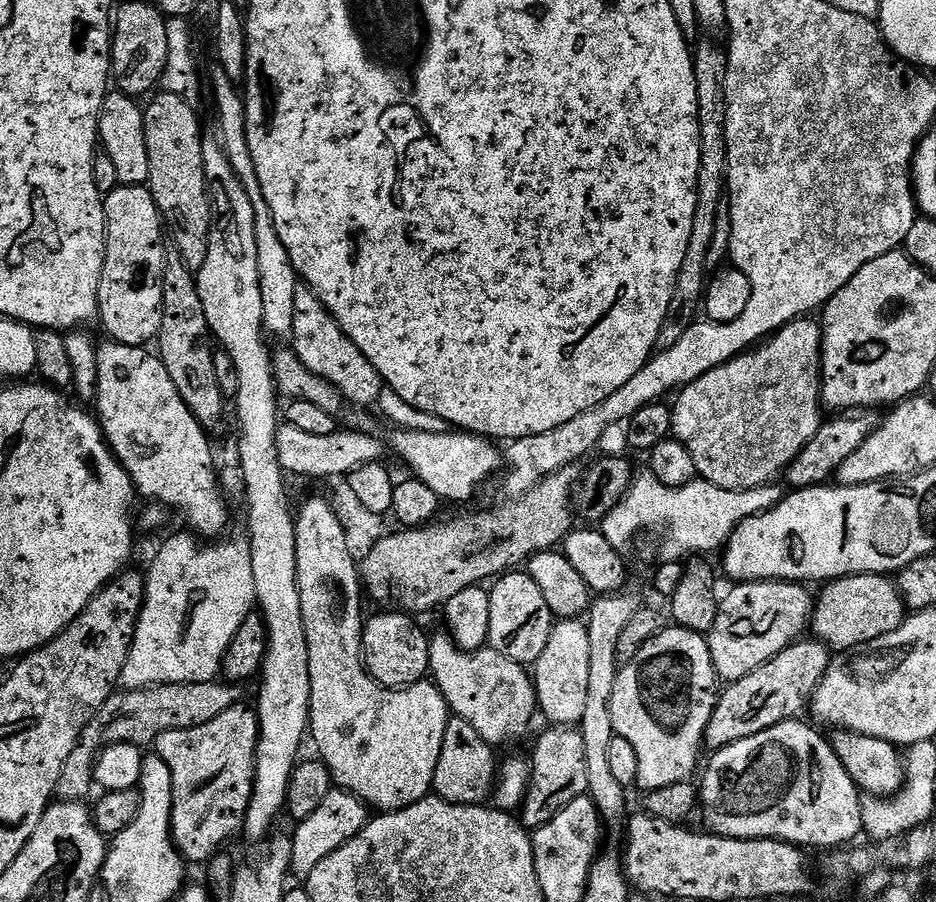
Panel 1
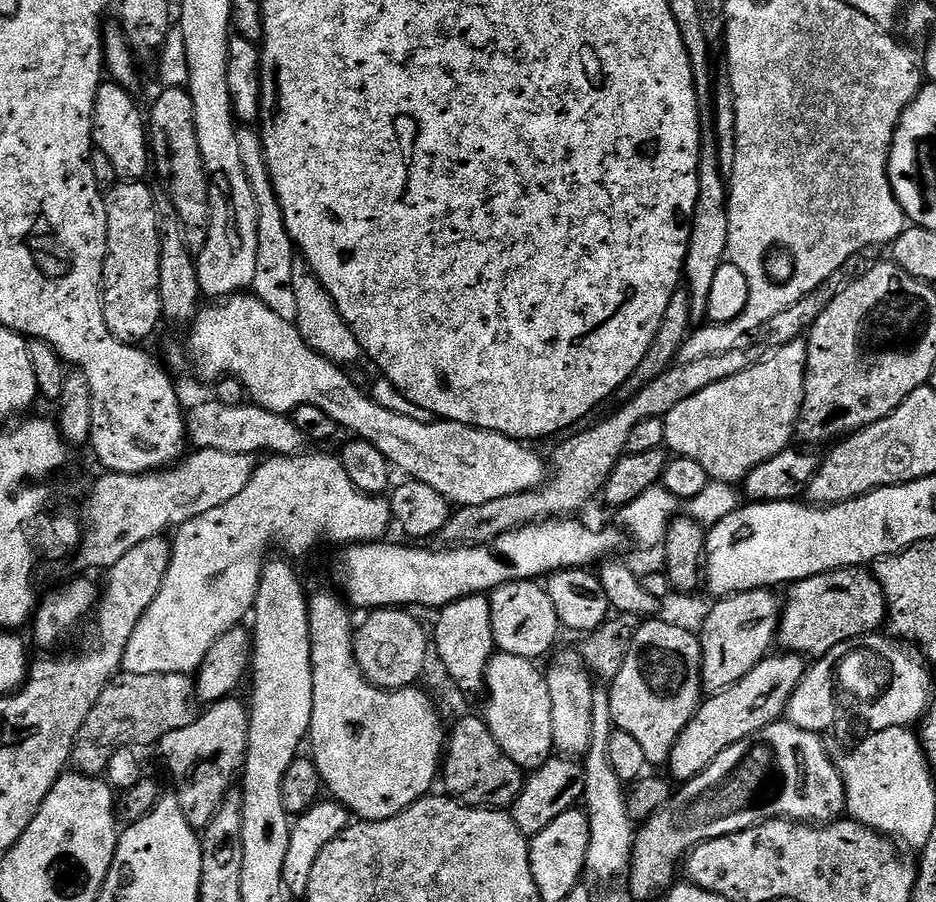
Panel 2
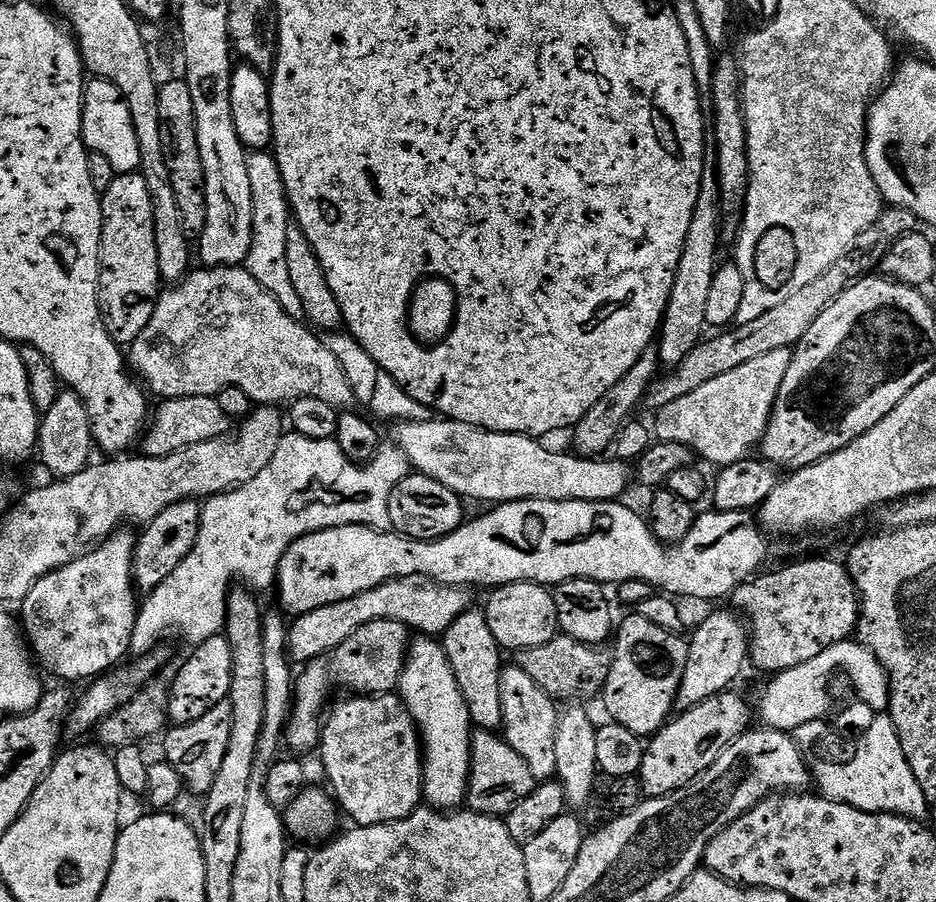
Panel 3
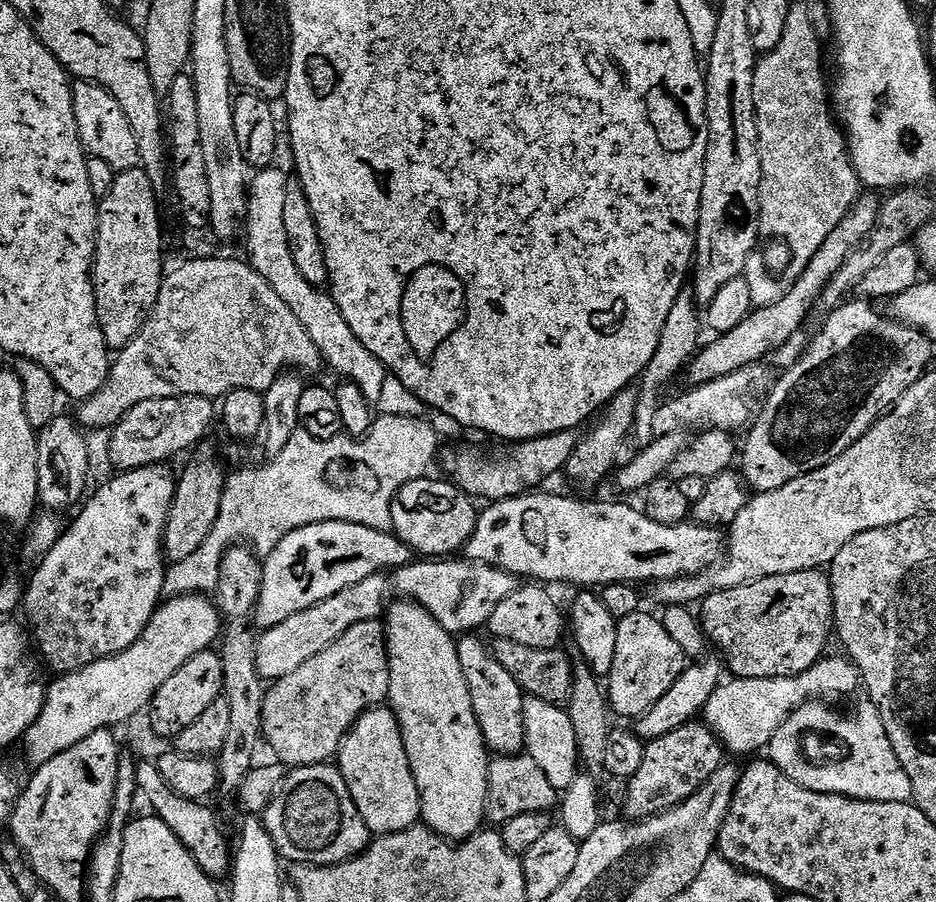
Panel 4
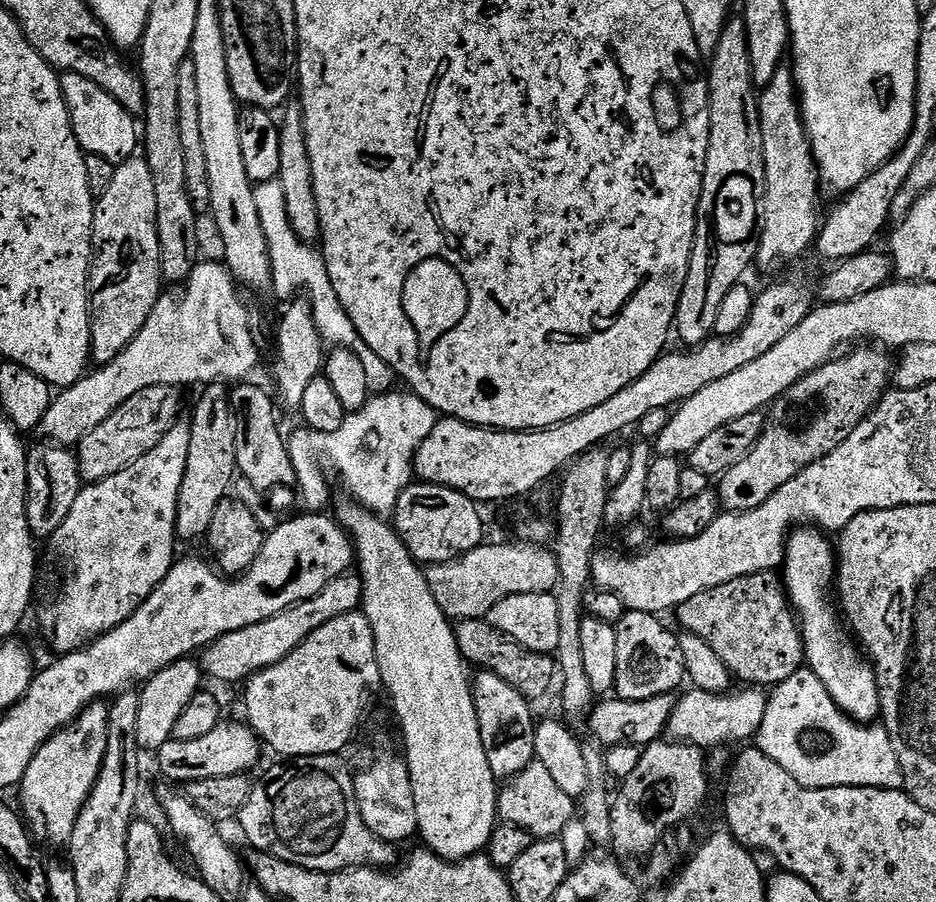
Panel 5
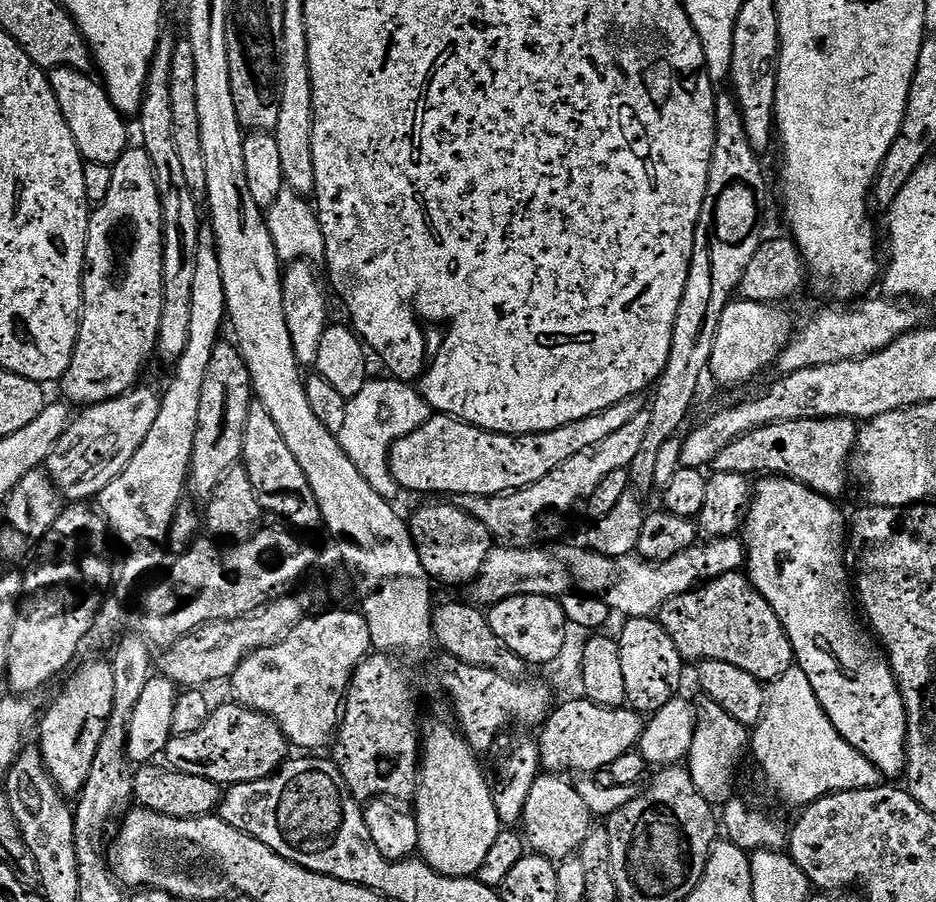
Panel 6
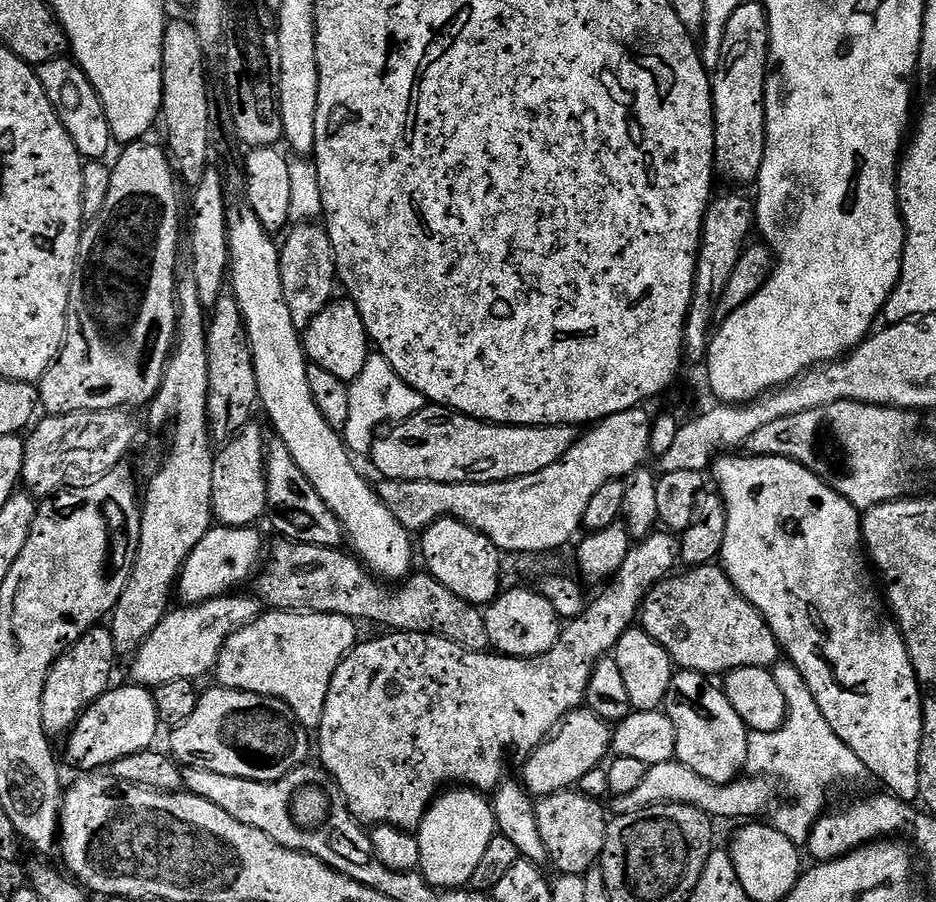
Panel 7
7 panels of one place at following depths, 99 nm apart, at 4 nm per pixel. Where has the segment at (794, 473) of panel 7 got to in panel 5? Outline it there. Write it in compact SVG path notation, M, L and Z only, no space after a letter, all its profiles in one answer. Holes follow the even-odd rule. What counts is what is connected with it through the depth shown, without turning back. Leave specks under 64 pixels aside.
M810 526L799 527L791 533L786 542L786 555L782 561L784 591L800 621L806 667L814 674L818 674L830 698L834 698L836 705L851 720L858 724L871 725L880 714L876 669L866 659L857 641L842 627L841 613L833 597L832 600L828 597L834 592L838 556L834 551L833 541L831 544L824 539L828 538L823 531Z

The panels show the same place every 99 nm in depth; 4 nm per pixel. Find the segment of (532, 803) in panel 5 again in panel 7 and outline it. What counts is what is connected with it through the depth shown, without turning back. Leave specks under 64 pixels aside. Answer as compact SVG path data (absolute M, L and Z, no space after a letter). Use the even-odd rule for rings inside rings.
M579 790L545 796L536 804L538 832L542 834L542 842L546 842L551 867L556 867L559 875L583 877L601 863L610 823L609 813L606 808L604 813L603 807L601 801L583 796Z

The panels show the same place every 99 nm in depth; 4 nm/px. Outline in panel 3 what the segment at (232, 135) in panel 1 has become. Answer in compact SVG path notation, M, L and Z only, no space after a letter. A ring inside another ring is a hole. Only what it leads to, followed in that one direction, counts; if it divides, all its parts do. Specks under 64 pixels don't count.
M271 151L248 152L246 171L250 174L250 198L252 199L252 241L246 267L250 275L257 280L272 297L279 302L286 314L297 318L303 317L302 302L290 282L290 269L286 267L286 230L293 223L292 209L288 206L286 186L282 182L282 170L278 170L278 162Z

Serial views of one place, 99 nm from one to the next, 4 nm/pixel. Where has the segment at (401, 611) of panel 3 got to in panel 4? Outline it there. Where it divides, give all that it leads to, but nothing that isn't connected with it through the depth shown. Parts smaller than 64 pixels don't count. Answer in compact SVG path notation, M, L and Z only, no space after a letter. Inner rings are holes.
M424 558L419 561L421 564L409 562L403 568L395 569L393 576L396 577L393 578L392 584L404 595L401 597L421 604L448 632L468 634L487 625L490 614L498 606L498 602L502 602L511 592L516 591L518 580L512 573L493 568L491 564L469 562L464 558L456 559L460 558ZM377 574L370 578L362 578L354 586L334 594L334 598L326 598L298 614L294 618L286 618L286 622L278 622L278 626L263 629L256 642L256 669L266 682L275 682L286 678L286 674L294 674L302 662L310 662L314 654L322 654L350 626L358 626L358 622L380 620L389 607L392 596L392 584L387 575Z

